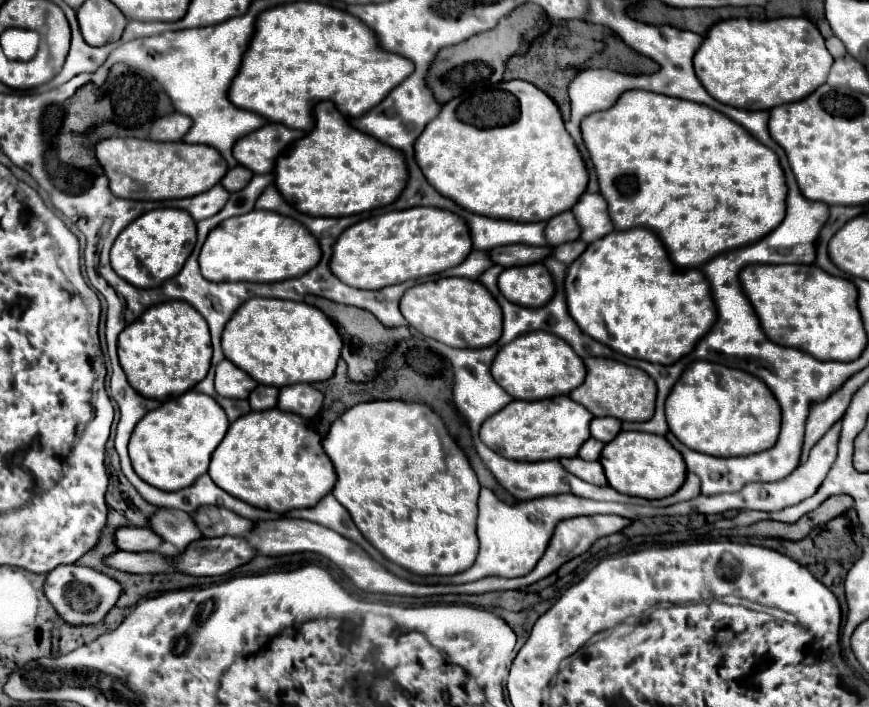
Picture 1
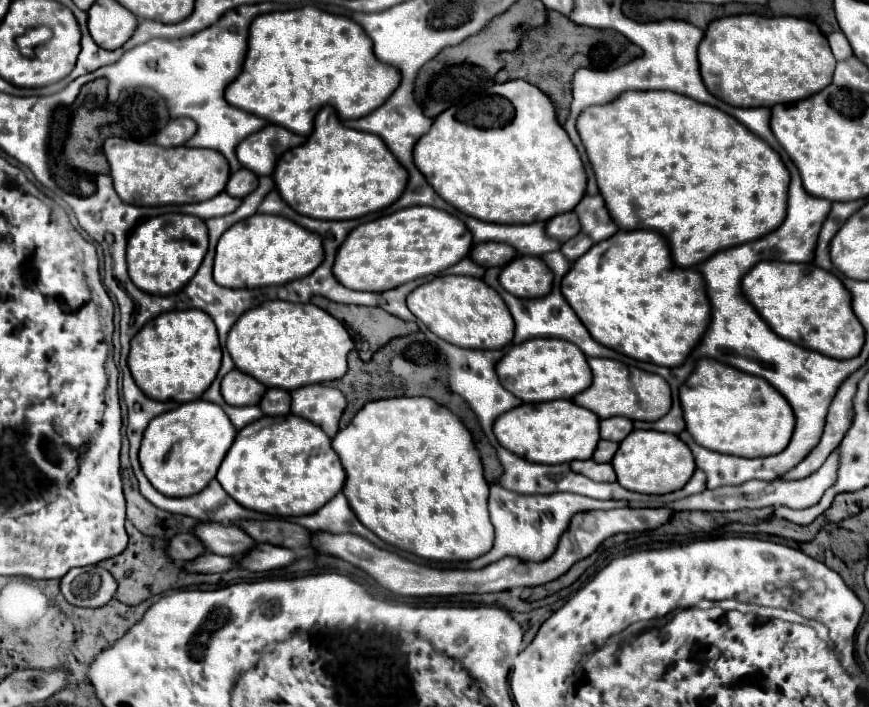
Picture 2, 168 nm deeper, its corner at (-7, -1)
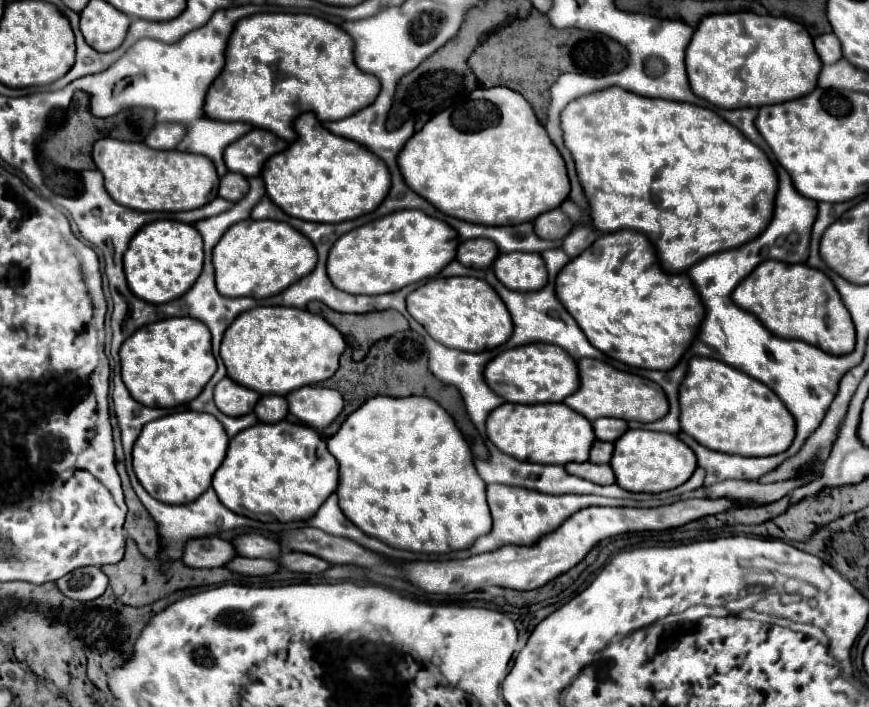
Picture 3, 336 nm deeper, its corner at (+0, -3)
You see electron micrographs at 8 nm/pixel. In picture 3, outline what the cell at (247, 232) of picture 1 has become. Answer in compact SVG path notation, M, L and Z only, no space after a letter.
M242 220L228 228L214 246L212 262L216 268L216 288L222 296L268 298L310 274L312 266L316 266L316 250L304 234L286 222Z

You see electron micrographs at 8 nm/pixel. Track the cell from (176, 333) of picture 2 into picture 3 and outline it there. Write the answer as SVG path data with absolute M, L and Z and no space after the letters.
M166 318L132 334L120 348L122 380L136 402L152 408L174 408L196 398L216 372L208 328L192 318Z

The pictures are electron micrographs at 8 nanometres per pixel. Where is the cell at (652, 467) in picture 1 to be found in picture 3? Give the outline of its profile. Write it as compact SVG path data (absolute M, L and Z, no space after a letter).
M628 430L616 440L610 466L616 482L630 492L664 492L684 484L696 470L696 454L674 434L652 430Z

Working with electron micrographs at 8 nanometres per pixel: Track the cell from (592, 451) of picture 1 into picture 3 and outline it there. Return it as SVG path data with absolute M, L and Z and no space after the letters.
M596 440L592 444L592 450L590 450L590 460L610 460L612 458L612 450L614 450L614 442L602 442L602 440Z

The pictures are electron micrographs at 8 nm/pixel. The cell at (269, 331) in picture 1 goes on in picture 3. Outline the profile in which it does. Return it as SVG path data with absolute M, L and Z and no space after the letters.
M258 306L240 314L224 332L220 358L228 378L248 386L258 394L280 394L324 382L338 370L340 354L346 344L342 334L324 318L300 308Z

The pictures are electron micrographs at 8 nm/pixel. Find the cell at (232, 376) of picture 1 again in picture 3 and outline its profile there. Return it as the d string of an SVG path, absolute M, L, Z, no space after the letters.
M224 378L214 388L214 402L222 414L228 416L244 416L252 412L252 406L258 402L260 394L248 390L230 378Z

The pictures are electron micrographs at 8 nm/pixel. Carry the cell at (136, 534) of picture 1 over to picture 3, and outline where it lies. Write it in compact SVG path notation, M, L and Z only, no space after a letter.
M218 536L196 538L184 548L182 562L192 568L218 568L226 566L236 556L232 542Z

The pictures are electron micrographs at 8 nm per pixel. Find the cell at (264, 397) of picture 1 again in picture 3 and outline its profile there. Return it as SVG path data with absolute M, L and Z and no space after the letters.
M262 396L254 408L260 422L280 422L288 414L288 402L284 396Z

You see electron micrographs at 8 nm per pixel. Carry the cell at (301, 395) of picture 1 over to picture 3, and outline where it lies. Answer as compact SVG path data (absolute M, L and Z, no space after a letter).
M304 386L288 394L286 400L290 406L290 414L294 414L304 424L314 426L318 432L342 412L340 392L330 388Z

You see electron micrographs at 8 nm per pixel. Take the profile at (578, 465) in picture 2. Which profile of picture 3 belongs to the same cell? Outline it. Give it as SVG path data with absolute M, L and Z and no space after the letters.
M570 462L570 464L566 464L566 470L568 470L568 474L590 480L594 484L614 484L616 482L616 476L614 476L610 464L592 464L592 462L578 464L578 462Z

